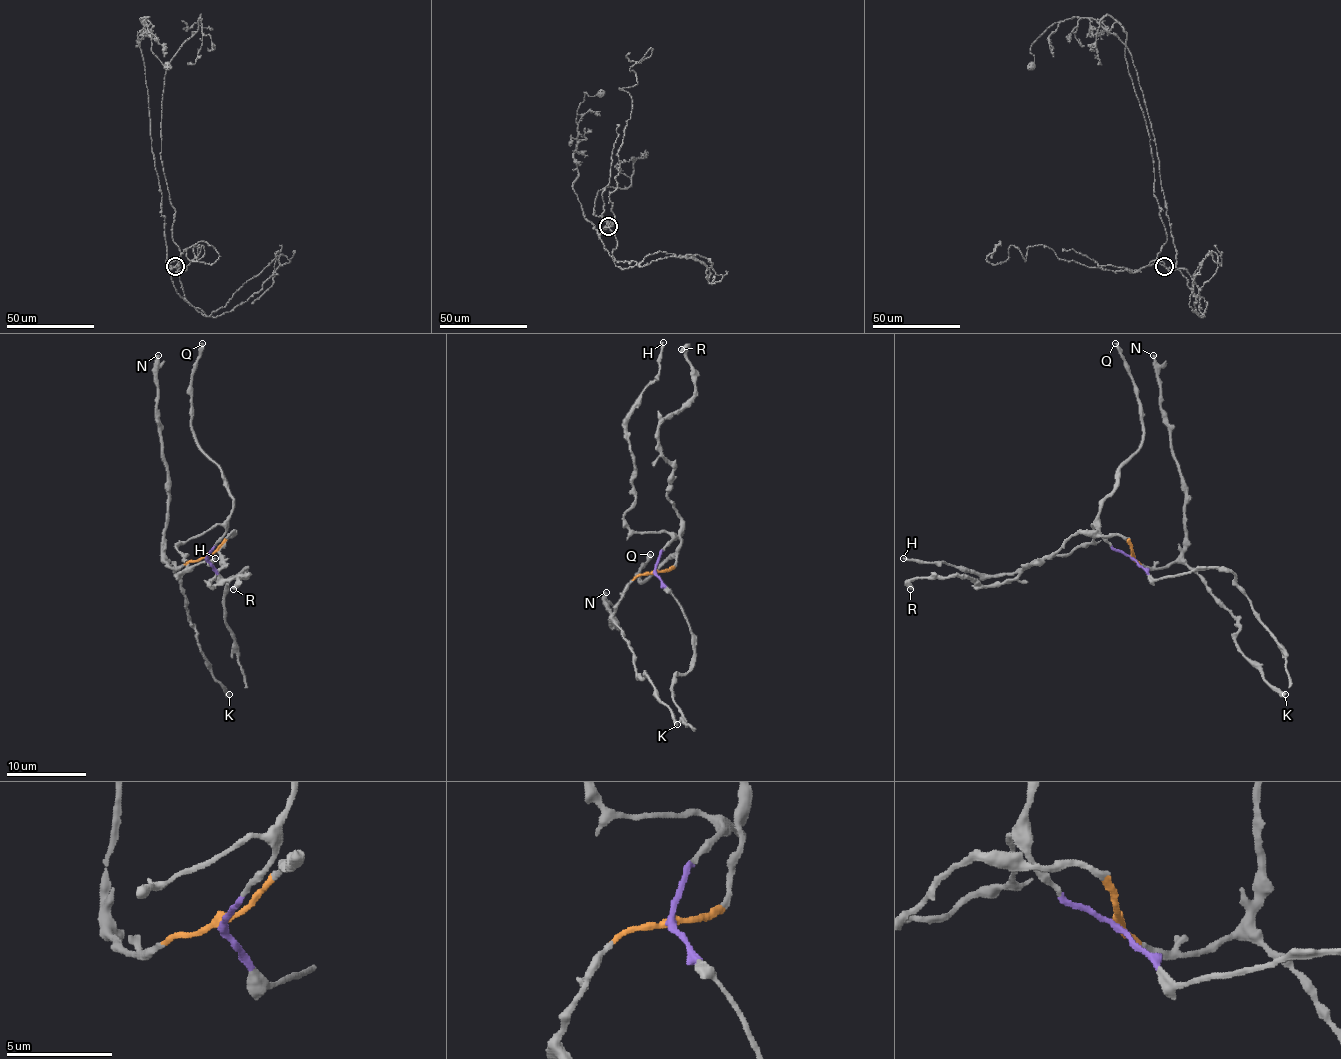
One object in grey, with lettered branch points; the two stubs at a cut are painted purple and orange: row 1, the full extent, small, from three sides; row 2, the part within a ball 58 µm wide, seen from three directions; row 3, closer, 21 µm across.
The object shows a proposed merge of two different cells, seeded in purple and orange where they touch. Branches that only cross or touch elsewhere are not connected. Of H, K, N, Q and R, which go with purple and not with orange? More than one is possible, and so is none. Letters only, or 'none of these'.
H, Q

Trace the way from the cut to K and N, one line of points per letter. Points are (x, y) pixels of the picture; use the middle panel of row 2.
K: (654, 571), (638, 575), (628, 585), (612, 623), (626, 639), (638, 675), (644, 675), (678, 724)
N: (654, 571), (638, 575), (628, 585), (612, 613), (612, 623), (616, 623), (604, 599), (606, 591)

